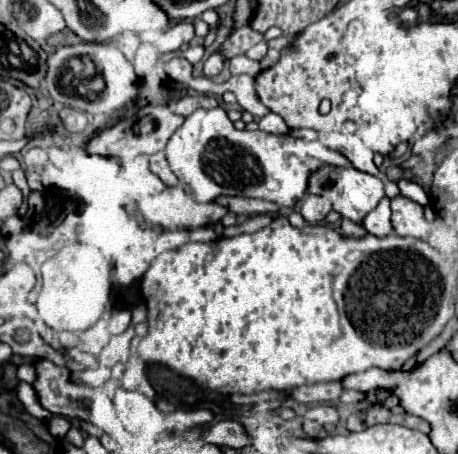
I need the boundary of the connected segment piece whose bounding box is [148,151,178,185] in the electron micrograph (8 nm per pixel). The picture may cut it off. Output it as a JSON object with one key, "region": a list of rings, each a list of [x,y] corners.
{"region":[[[162,151],[150,155],[148,161],[150,161],[150,171],[152,171],[154,175],[158,175],[166,185],[178,185],[178,179],[176,179],[176,175],[170,171],[168,161],[166,161],[166,155],[164,155]]]}

